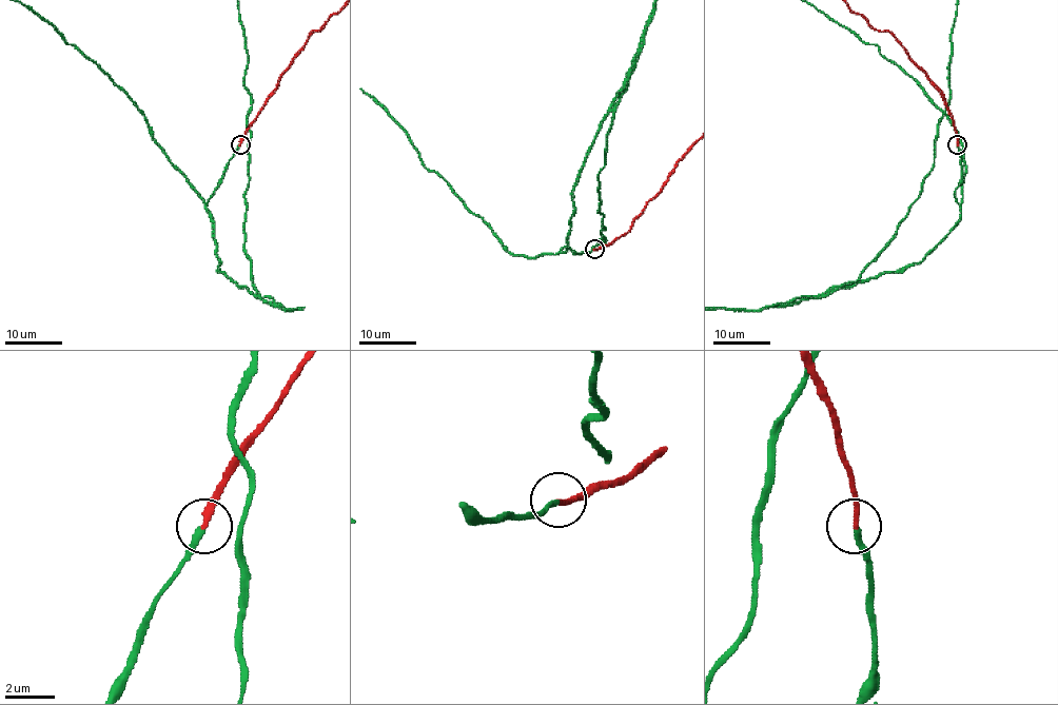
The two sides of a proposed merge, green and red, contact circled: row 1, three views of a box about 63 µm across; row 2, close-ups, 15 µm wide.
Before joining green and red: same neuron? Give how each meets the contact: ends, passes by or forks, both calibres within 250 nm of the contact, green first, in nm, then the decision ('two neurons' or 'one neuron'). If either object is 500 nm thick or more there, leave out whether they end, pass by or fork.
green ends; red ends; calibres 220 and 220 nm; one neuron

